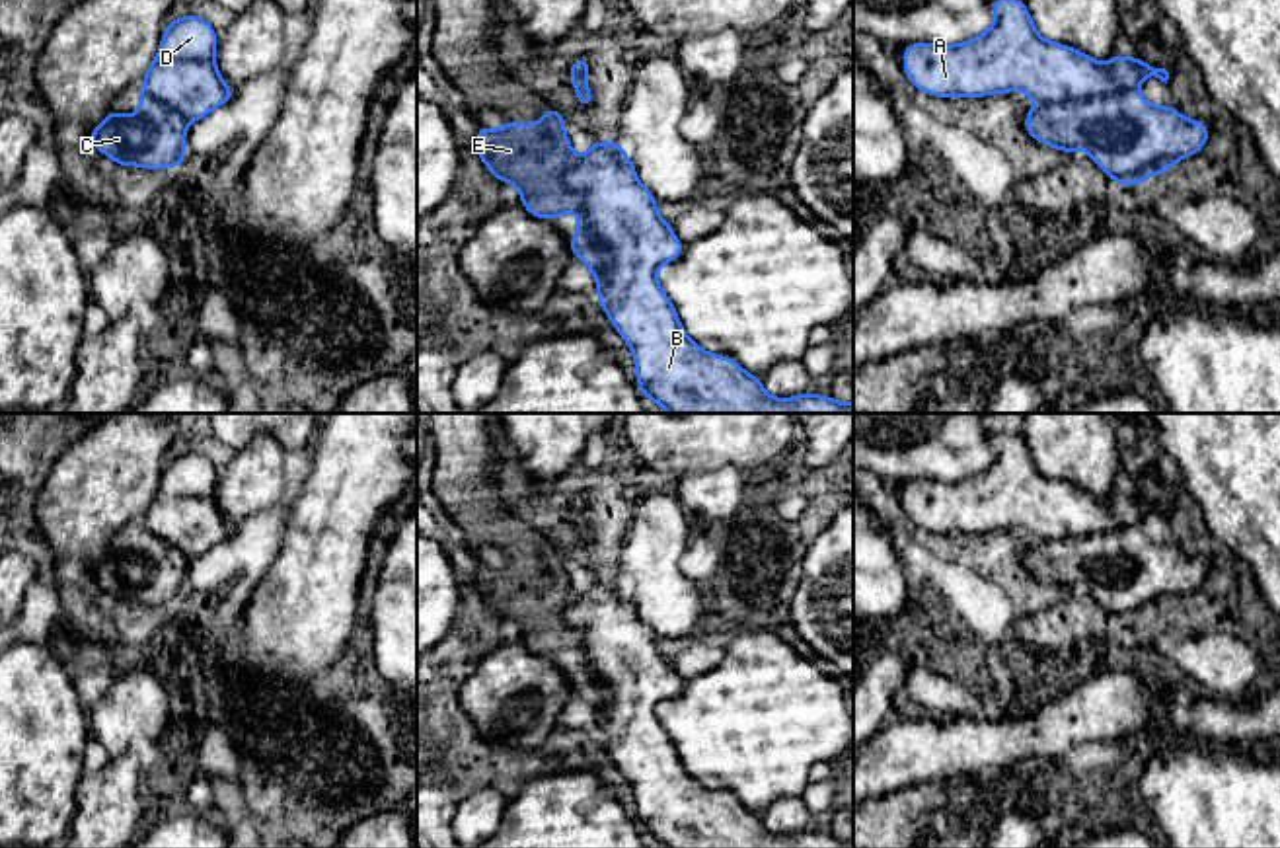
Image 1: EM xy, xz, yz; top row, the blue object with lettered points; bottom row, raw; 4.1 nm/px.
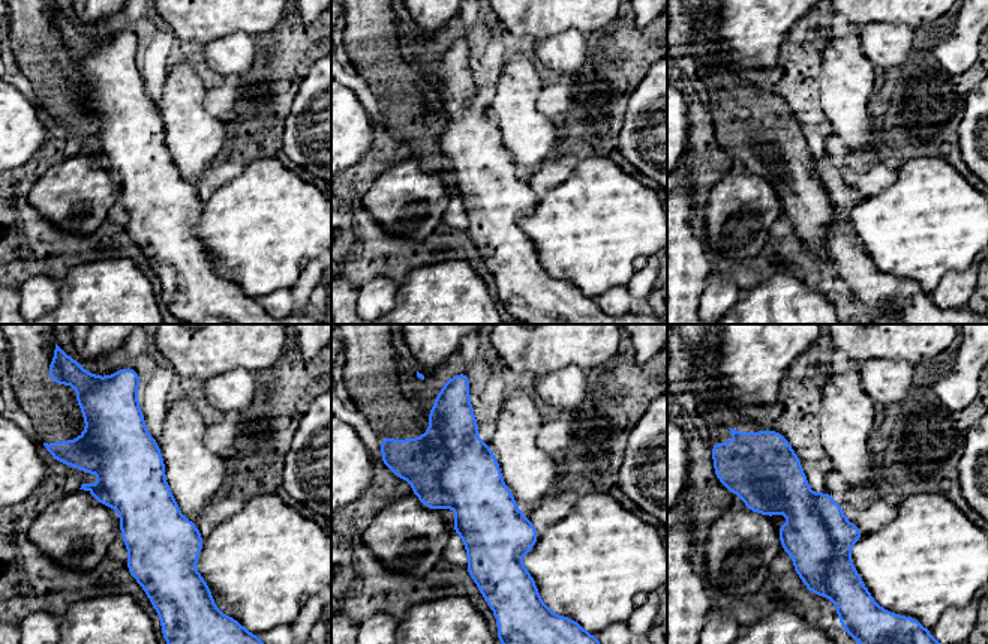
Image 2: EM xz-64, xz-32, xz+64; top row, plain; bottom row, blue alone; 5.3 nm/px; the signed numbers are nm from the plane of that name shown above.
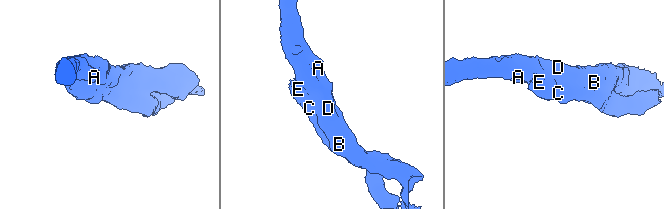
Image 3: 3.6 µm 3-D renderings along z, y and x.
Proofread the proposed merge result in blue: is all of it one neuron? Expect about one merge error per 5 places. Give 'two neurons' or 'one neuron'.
one neuron

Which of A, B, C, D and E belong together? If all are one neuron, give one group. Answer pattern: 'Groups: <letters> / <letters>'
Groups: A B C D E

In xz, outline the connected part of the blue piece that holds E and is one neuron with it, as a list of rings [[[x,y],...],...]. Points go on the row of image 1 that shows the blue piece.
[[[547,105],[534,125],[505,119],[505,129],[493,131],[479,123],[475,152],[501,183],[518,187],[520,203],[532,216],[549,222],[559,214],[577,212],[584,218],[567,244],[594,273],[596,298],[631,347],[643,398],[668,413],[853,413],[853,402],[838,404],[832,396],[816,396],[810,390],[787,400],[773,398],[760,376],[748,374],[733,357],[707,353],[686,335],[674,304],[657,281],[657,271],[678,259],[686,244],[657,212],[655,195],[639,183],[620,142],[598,138],[577,158],[565,133],[565,117]]]

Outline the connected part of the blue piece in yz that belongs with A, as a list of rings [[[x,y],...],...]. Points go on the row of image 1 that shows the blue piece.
[[[992,0],[990,8],[996,23],[970,41],[910,43],[900,51],[906,78],[918,92],[935,97],[986,97],[1021,90],[1038,103],[1029,107],[1023,119],[1027,133],[1064,154],[1083,148],[1116,185],[1144,183],[1206,146],[1210,131],[1204,123],[1183,117],[1171,103],[1151,105],[1134,90],[1148,76],[1167,84],[1165,68],[1120,53],[1103,64],[1077,49],[1046,41],[1038,35],[1025,0]]]

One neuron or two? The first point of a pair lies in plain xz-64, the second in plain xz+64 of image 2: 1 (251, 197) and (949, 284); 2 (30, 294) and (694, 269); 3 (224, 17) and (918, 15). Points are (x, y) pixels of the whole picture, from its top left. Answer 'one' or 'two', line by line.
1: two
2: two
3: one

